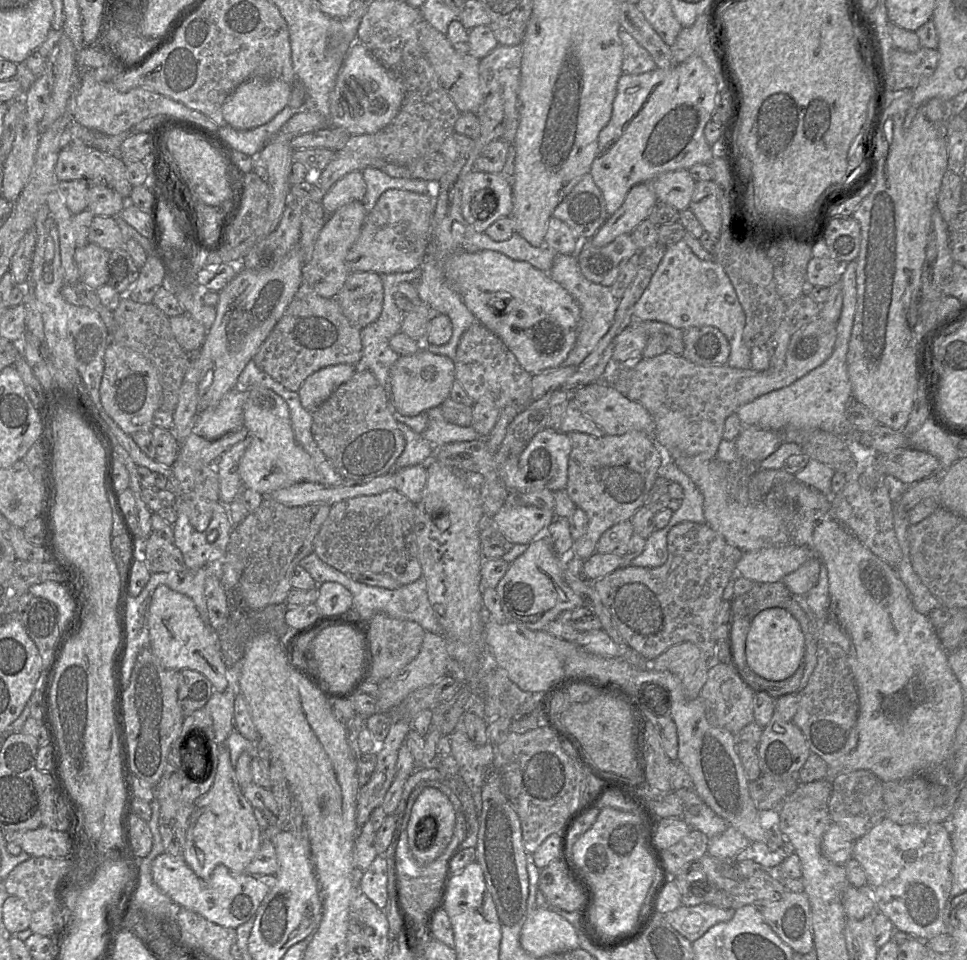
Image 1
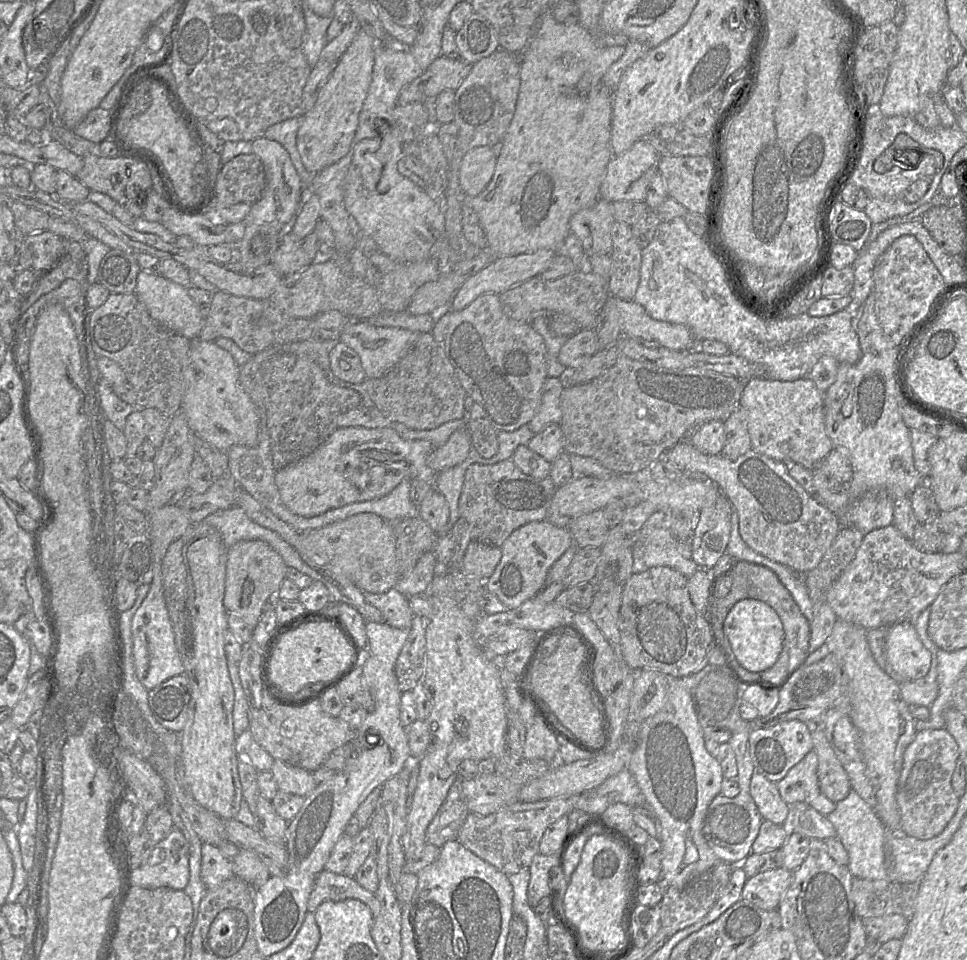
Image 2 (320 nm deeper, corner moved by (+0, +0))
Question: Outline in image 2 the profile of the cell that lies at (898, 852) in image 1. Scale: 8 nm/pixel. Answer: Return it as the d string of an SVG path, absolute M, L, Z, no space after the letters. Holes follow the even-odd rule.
M795 802L789 806L789 814L783 825L787 825L790 832L820 840L836 837L836 830L828 818L807 803Z

